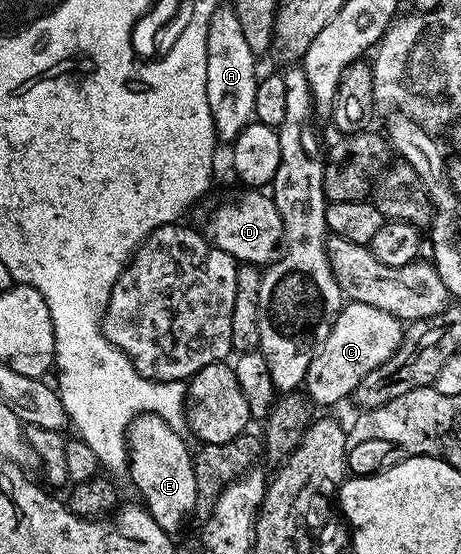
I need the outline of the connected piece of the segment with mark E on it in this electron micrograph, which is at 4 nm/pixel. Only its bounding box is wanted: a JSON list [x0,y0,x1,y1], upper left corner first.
[128,414,197,535]

